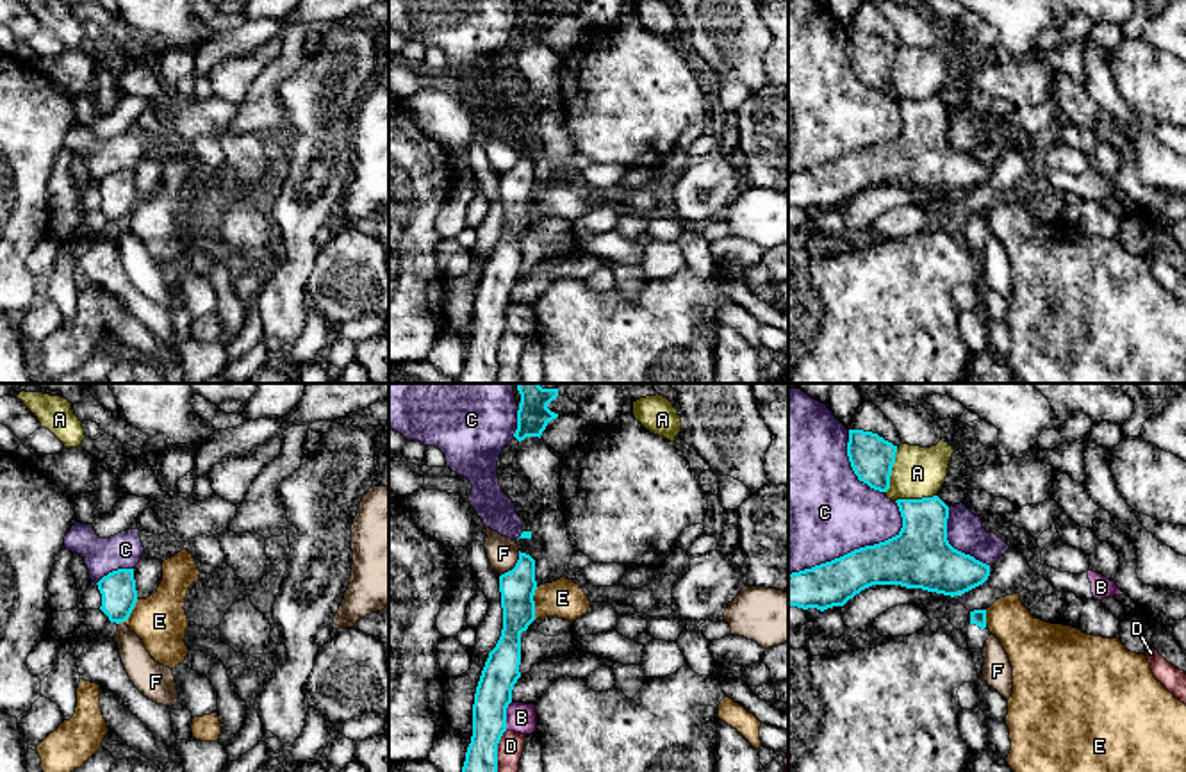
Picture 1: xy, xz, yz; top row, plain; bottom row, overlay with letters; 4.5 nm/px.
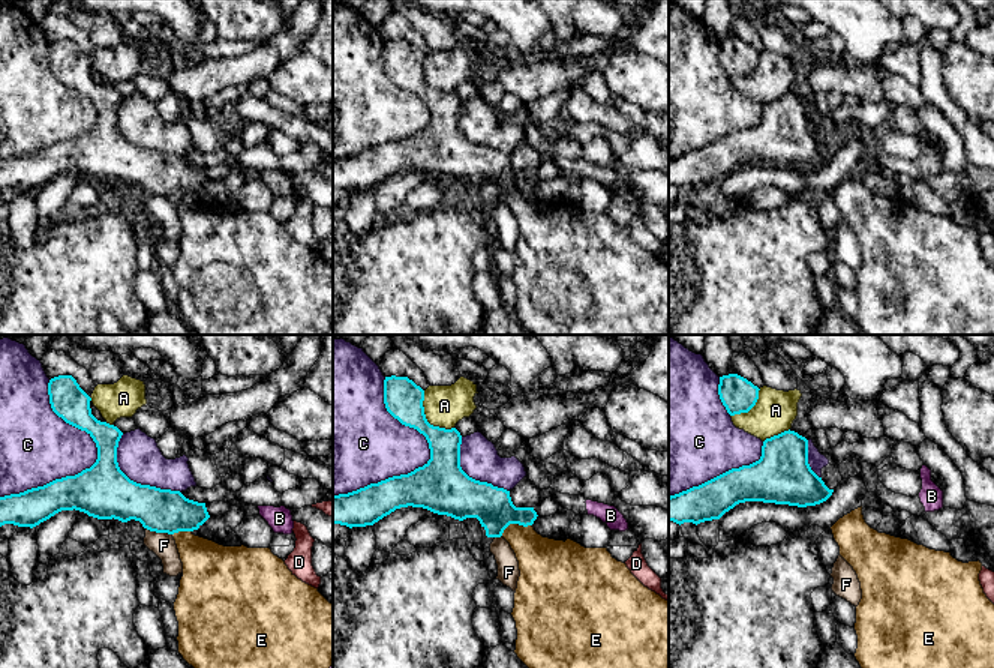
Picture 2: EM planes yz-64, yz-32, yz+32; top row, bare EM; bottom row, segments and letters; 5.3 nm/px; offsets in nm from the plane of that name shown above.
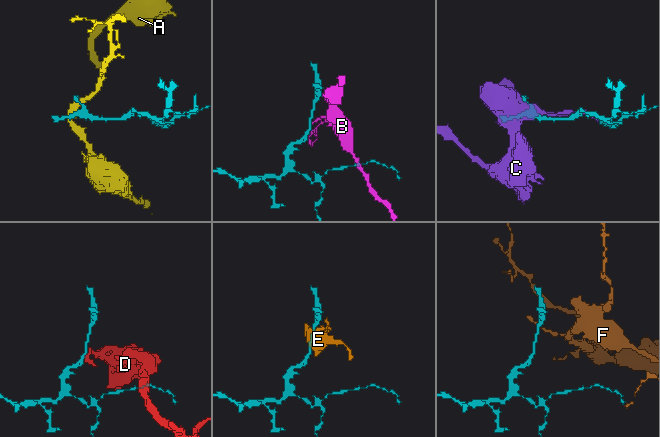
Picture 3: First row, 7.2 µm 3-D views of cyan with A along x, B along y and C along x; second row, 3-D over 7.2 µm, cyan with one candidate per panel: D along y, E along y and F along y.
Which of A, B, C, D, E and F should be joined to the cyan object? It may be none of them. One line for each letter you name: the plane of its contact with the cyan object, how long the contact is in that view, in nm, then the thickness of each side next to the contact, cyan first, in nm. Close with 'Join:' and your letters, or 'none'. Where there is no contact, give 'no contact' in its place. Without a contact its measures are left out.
Join: none

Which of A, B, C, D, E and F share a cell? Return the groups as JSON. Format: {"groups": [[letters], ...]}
{"groups": [["A"], ["B"], ["C"], ["D"], ["E"], ["F"]]}

